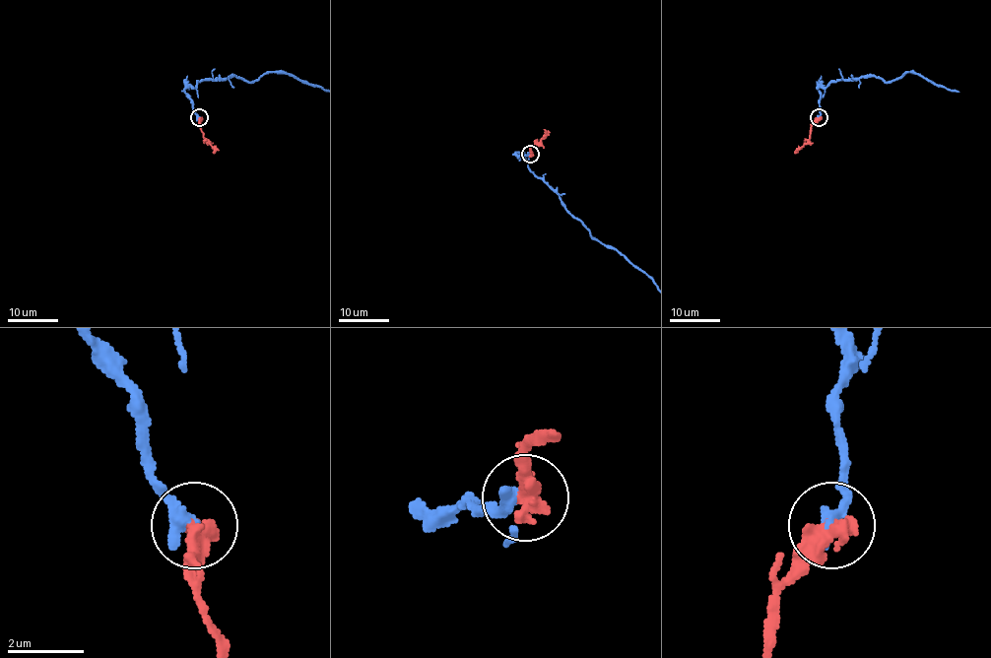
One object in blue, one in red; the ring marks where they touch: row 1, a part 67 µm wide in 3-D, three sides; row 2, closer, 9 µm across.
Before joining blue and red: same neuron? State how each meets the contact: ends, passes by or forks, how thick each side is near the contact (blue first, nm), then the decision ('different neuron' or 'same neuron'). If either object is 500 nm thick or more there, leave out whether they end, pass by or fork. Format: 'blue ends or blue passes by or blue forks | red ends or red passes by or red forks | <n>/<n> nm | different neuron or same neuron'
280/500 nm | same neuron

